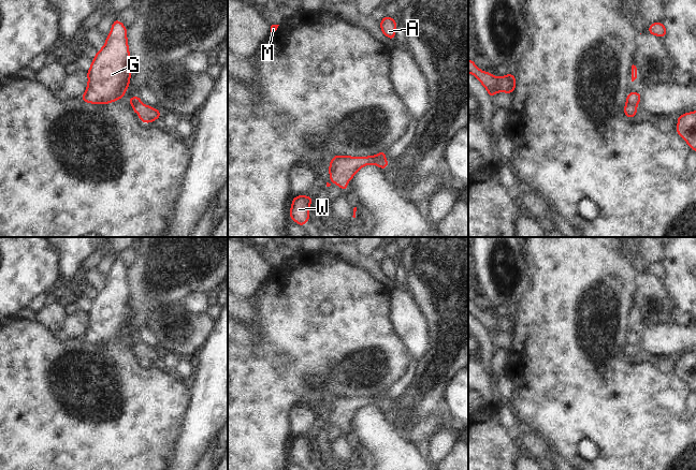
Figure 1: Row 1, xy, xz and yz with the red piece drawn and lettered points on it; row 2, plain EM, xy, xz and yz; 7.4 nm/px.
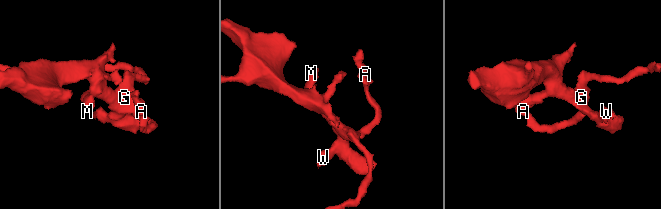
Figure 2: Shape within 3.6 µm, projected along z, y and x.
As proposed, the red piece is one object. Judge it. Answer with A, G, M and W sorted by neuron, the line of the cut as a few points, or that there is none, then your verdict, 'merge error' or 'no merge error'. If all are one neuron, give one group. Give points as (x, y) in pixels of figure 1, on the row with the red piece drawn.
A / G M W; cut in xz along (385, 158), (381, 158), (377, 165); merge error

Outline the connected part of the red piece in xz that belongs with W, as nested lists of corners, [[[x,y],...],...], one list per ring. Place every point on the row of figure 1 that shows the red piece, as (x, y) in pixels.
[[[298,195],[292,199],[290,218],[295,221],[300,226],[303,226],[309,220],[309,205],[314,197],[306,195]]]

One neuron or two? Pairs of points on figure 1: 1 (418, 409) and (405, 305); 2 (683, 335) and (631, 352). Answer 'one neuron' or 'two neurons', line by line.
1: two neurons
2: one neuron

